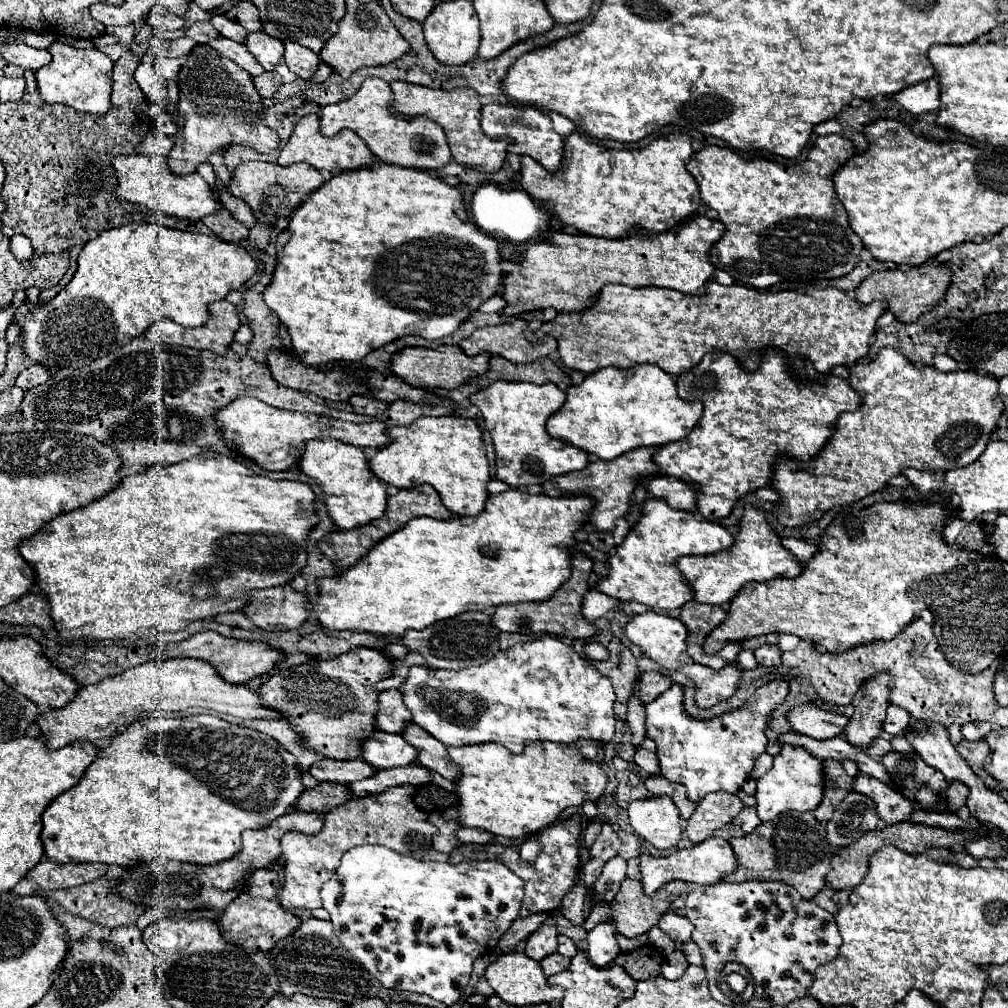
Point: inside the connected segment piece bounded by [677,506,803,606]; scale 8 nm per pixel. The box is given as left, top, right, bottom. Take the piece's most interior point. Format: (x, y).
(757, 556)

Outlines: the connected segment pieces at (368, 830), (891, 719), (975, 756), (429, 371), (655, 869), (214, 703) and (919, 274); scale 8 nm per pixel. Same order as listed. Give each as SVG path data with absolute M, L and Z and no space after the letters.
M395 786L383 794L353 798L343 806L325 814L325 826L319 834L299 834L291 832L283 836L283 878L281 904L285 908L321 908L321 886L335 874L341 856L363 844L381 844L399 854L411 854L423 858L431 848L431 838L437 828L429 822L427 812L423 812L413 796L419 786Z
M889 706L887 710L887 720L885 720L885 732L889 734L901 734L905 732L907 728L911 728L913 724L913 718L909 712L903 712L903 708L897 708L897 706Z
M963 740L959 746L957 746L957 752L969 762L971 770L989 786L989 788L997 788L997 780L991 780L991 776L987 776L987 772L983 770L985 766L985 760L989 756L989 746L981 740L981 742L967 742Z
M445 344L445 346L439 346L435 350L429 350L429 348L403 348L401 352L393 354L391 372L397 378L401 378L403 382L407 382L415 388L423 388L423 390L447 388L447 390L451 390L451 388L459 388L469 378L485 374L487 372L487 362L489 362L487 354L467 356L459 346L453 346L453 344Z
M711 836L691 848L677 850L671 856L663 856L663 858L653 858L647 852L641 852L639 870L641 870L643 892L647 896L651 896L653 892L657 892L663 884L667 884L671 880L683 880L683 882L695 882L695 884L715 884L715 882L723 880L723 876L727 876L727 872L735 870L735 856L733 856L727 840Z
M175 658L175 660L159 660L147 662L137 668L129 668L127 672L101 680L95 686L81 688L71 704L59 710L51 710L39 716L41 732L49 738L49 748L59 748L75 740L99 742L103 738L111 738L119 728L133 724L135 720L153 714L153 712L181 712L187 708L207 708L239 718L287 718L283 712L263 704L259 692L241 684L229 684L223 676L205 660L195 658Z
M931 262L923 266L899 266L895 270L881 270L867 276L857 288L855 288L855 300L861 304L869 304L873 300L885 300L887 312L891 312L899 322L909 324L915 322L923 312L931 310L947 292L947 284L951 282L951 274L947 272L947 266Z

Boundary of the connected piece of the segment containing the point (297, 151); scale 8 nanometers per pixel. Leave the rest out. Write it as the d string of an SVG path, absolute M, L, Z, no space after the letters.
M303 116L287 142L287 146L281 150L277 164L279 166L291 166L295 162L307 162L317 170L329 170L329 172L343 172L343 170L355 170L369 166L373 162L373 154L367 146L361 144L361 140L351 130L341 130L333 138L325 138L319 132L319 116Z

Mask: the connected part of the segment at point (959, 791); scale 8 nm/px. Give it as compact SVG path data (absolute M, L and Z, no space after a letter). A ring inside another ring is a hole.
M959 780L951 782L947 792L945 792L945 798L947 798L947 804L949 804L951 812L957 812L961 806L965 806L967 796L969 796L969 788L963 782L959 782Z

